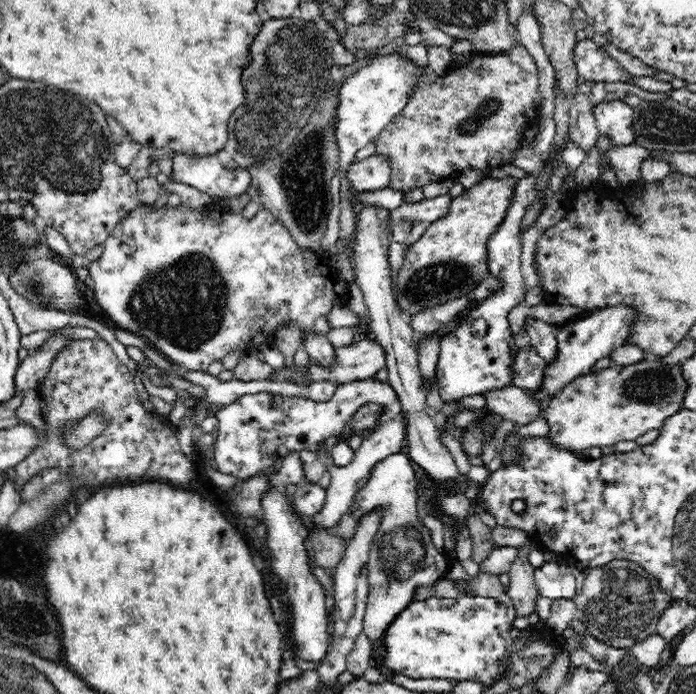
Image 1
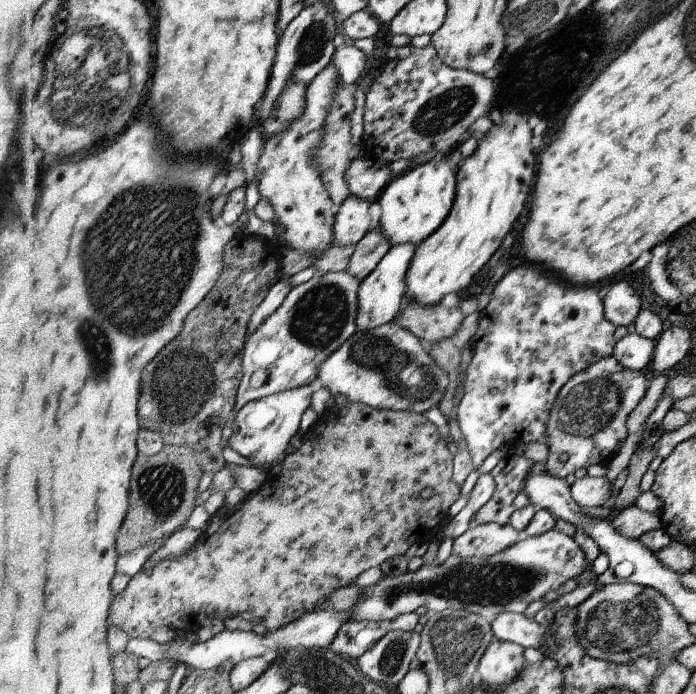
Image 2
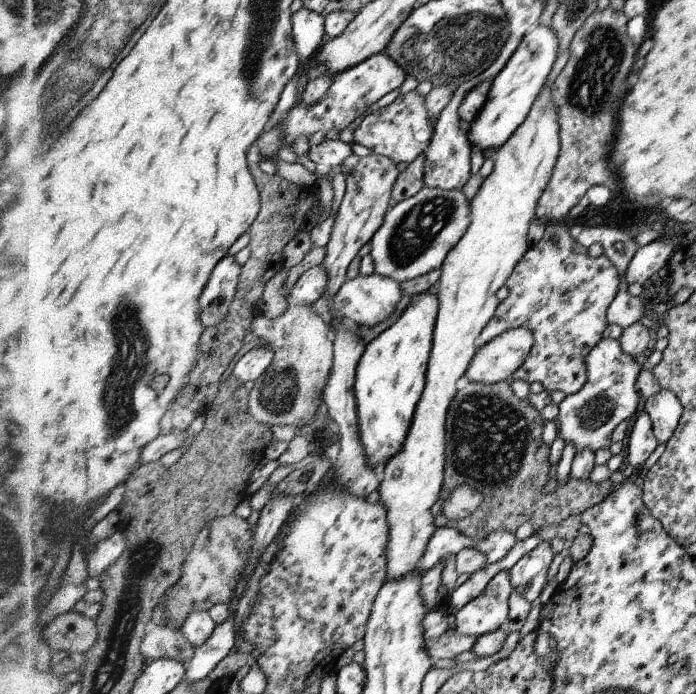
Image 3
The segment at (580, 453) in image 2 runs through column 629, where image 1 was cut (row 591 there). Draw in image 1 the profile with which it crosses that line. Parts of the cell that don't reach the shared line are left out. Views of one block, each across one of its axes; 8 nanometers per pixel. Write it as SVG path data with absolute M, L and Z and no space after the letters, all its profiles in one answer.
M390 454L378 462L369 474L368 482L357 490L354 496L354 502L349 507L350 512L356 516L357 524L364 516L373 511L382 509L382 519L377 526L376 534L373 536L370 545L369 557L367 560L366 570L368 570L369 593L365 606L365 615L363 618L363 633L368 635L371 642L374 642L376 648L382 648L385 644L386 634L392 622L398 617L408 605L414 602L414 590L422 588L422 586L434 586L438 580L445 580L448 570L452 568L452 564L456 564L458 559L448 553L447 550L439 550L432 543L432 533L430 529L422 524L418 518L419 512L419 480L416 479L415 465L411 461L410 456L402 454Z

